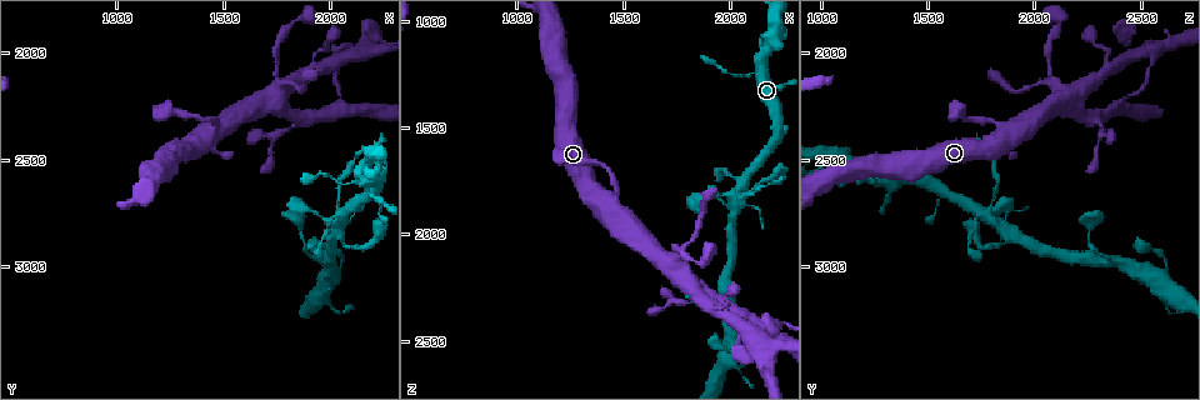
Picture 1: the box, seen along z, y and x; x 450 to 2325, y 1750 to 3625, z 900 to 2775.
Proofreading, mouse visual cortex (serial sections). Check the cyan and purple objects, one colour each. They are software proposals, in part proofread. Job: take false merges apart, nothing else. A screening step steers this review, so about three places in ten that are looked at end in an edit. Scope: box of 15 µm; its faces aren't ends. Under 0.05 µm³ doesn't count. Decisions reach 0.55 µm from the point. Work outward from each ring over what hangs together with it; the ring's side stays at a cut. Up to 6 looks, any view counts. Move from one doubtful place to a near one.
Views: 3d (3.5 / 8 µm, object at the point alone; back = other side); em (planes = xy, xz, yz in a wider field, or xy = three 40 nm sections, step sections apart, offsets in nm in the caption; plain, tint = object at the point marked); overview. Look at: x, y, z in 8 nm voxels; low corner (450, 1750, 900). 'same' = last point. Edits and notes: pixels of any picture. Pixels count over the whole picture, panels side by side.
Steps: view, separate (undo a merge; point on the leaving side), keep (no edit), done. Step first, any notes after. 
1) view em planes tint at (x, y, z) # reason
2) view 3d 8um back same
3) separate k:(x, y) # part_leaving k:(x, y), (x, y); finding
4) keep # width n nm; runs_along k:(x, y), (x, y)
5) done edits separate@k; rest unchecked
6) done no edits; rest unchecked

view 3d 3.5um at (1990, 2970, 2350) # three arms meet

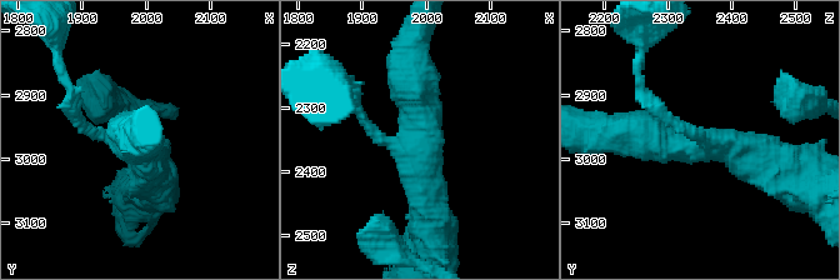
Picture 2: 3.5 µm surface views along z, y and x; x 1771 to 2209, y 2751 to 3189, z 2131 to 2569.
view em xy step 2 tint at (1995, 2980, 2345)

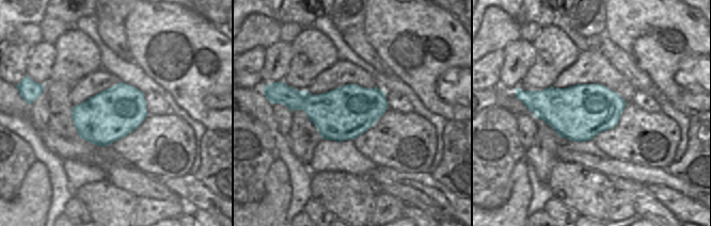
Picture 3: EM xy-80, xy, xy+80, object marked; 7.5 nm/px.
view em xy step 3 tint same

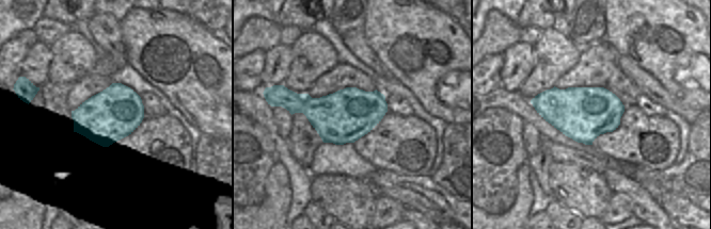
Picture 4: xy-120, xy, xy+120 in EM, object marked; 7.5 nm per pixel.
keep # continuous, no second cell

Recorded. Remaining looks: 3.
view 3d 3.5um at (1760, 2170, 2120)

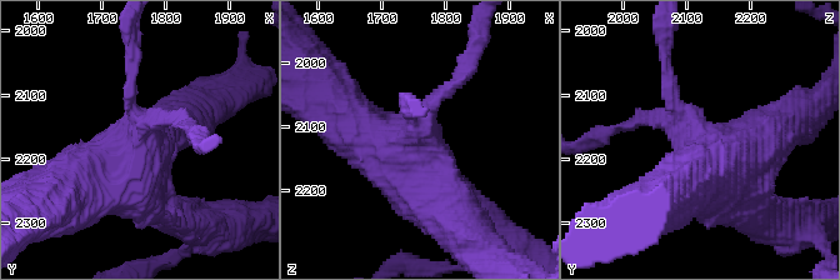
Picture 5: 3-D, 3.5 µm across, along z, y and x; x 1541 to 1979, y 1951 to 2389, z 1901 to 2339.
view em xy step 5 tint at (1760, 2170, 2115)

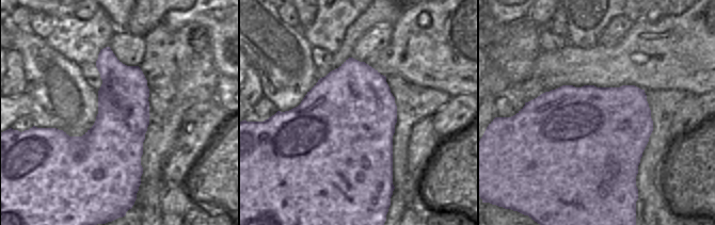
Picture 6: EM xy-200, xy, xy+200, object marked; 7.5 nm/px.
keep # runs_along 5:(344, 115), (451, 221); one cell here

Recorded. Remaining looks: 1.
done no edits; rest unchecked

